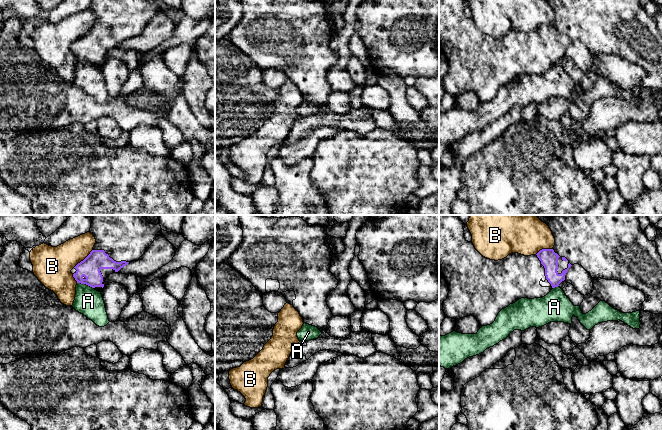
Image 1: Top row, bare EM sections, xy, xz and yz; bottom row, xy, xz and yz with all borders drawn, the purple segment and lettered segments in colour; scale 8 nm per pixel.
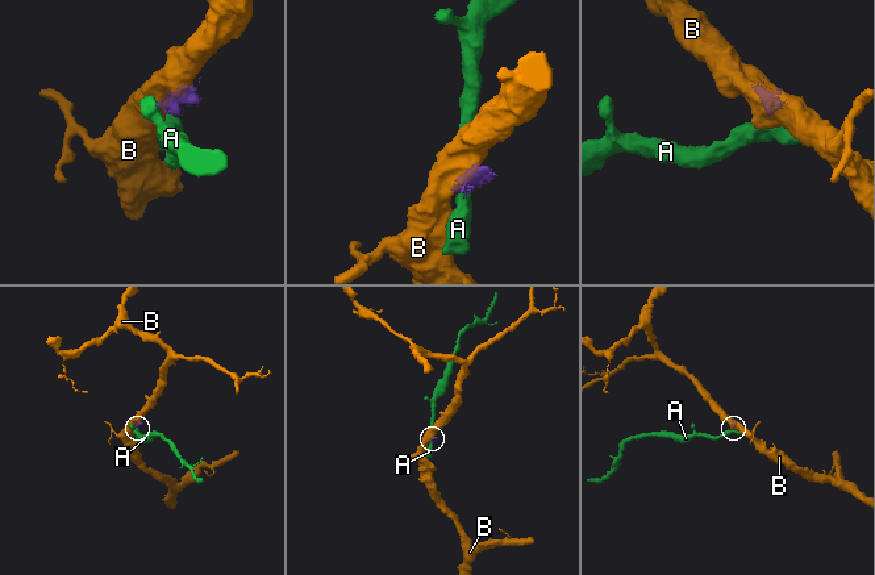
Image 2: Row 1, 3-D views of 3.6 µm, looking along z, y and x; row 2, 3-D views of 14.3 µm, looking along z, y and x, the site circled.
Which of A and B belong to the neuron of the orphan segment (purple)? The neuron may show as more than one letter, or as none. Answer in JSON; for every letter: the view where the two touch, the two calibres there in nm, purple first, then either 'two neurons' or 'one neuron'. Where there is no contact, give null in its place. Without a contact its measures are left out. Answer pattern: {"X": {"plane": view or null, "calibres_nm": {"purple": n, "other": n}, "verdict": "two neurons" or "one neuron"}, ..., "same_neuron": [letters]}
{"A": {"plane": "xy", "calibres_nm": {"purple": 170, "other": 220}, "verdict": "two neurons"}, "B": {"plane": "xy", "calibres_nm": {"purple": 170, "other": 280}, "verdict": "two neurons"}, "same_neuron": []}

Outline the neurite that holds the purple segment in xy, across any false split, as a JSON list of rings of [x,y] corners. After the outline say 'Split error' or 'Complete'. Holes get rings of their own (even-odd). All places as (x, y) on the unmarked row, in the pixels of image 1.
[[[91,0],[90,9],[96,19],[90,30],[78,39],[71,49],[77,59],[86,60],[101,68],[106,54],[128,39],[138,36],[153,17],[161,11],[160,0]]]. Split error

